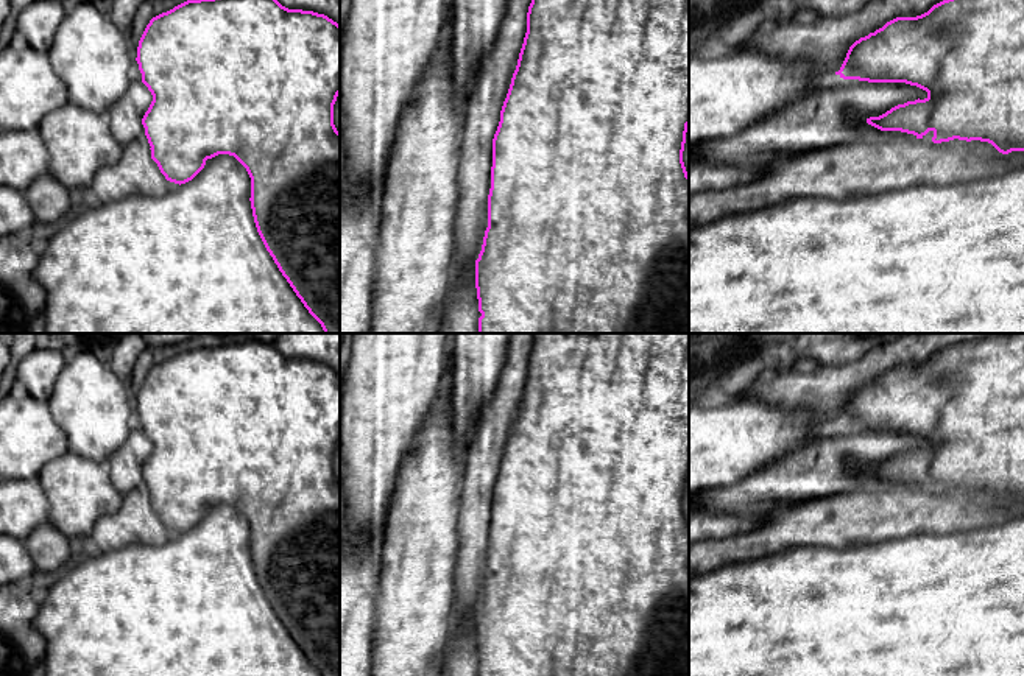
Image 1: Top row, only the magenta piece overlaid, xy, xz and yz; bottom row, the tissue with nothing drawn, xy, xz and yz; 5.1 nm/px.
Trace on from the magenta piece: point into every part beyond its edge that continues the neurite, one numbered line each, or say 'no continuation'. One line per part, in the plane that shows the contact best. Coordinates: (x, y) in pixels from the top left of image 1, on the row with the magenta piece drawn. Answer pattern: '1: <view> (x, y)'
no continuation

